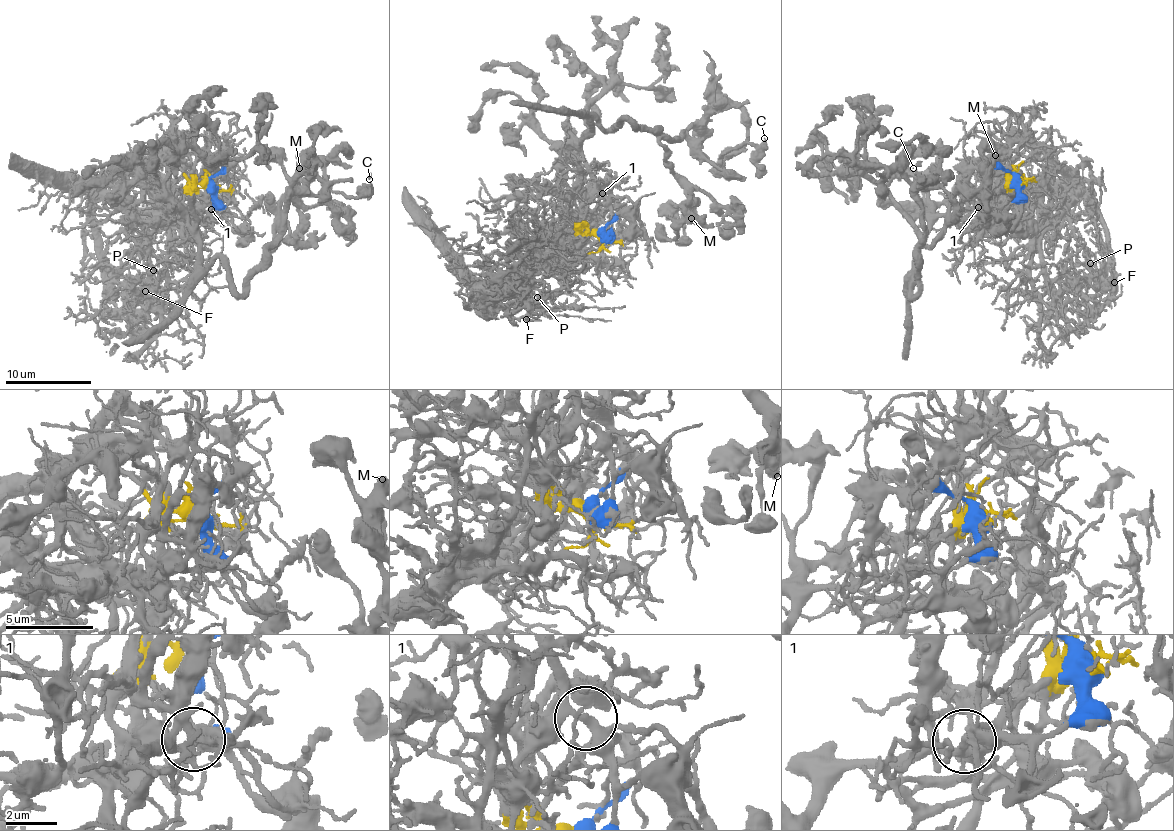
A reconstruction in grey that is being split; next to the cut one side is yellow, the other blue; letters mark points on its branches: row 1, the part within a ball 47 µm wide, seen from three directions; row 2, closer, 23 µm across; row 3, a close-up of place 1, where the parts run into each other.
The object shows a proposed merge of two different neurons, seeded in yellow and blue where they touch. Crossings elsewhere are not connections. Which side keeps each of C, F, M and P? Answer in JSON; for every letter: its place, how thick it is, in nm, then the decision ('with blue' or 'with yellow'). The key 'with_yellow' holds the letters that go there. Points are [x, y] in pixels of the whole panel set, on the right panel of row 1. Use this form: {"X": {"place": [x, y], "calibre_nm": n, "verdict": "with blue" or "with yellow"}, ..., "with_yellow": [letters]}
{"C": {"place": [913, 168], "calibre_nm": 240, "verdict": "with blue"}, "F": {"place": [1114, 282], "calibre_nm": 190, "verdict": "with yellow"}, "M": {"place": [995, 155], "calibre_nm": 420, "verdict": "with blue"}, "P": {"place": [1090, 263], "calibre_nm": 90, "verdict": "with yellow"}, "with_yellow": ["F", "P"]}

